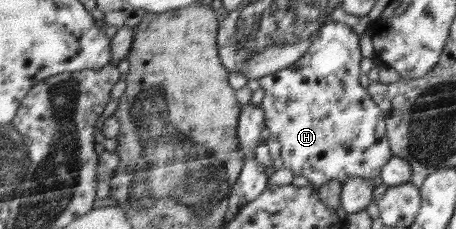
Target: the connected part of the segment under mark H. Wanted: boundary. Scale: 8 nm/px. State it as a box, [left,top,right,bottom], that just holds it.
[259,23,394,188]

